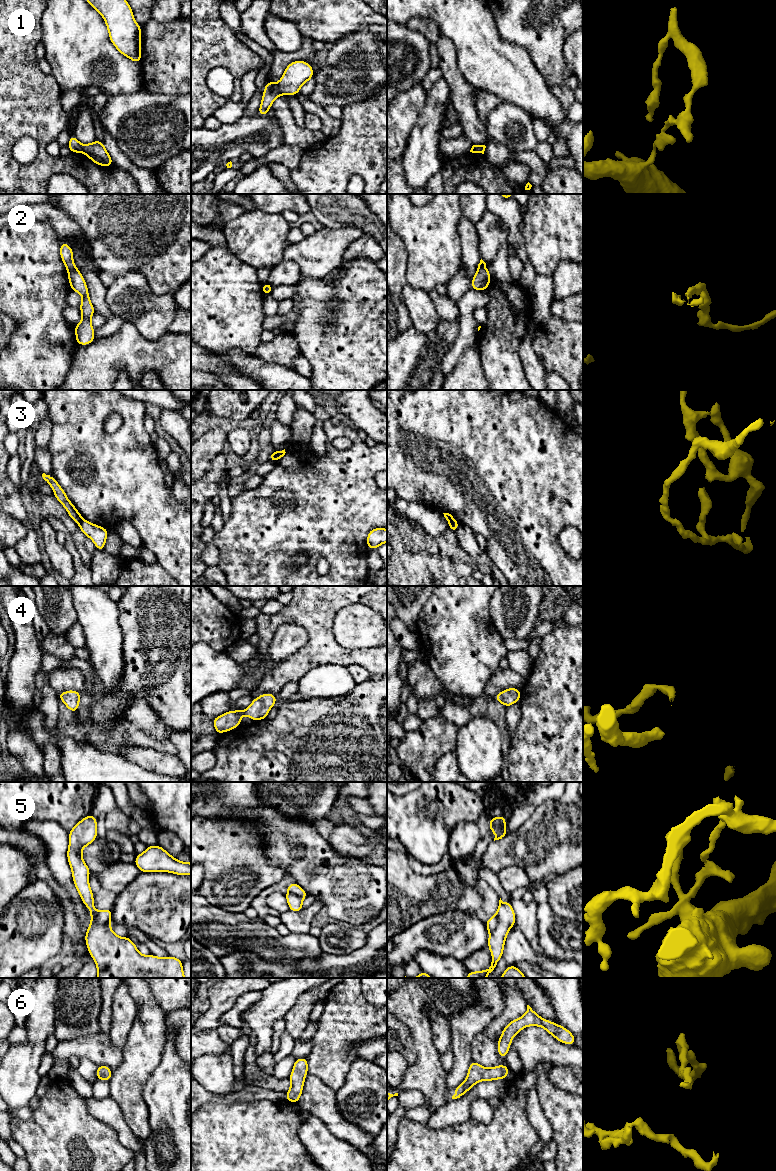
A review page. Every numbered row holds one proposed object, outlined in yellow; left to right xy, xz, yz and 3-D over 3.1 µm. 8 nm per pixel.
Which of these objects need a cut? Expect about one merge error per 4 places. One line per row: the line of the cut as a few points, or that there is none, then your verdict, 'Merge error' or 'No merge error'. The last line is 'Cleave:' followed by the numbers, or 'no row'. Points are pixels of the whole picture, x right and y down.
1: Split along xz (276, 84), (281, 94). Merge error
2: No split. No merge error
3: Split along xz (278, 451), (276, 460). Merge error
4: No split. No merge error
5: Split along xy (96, 912), (96, 923), (109, 923). Merge error
6: No split. No merge error
Cleave: 1, 3, 5

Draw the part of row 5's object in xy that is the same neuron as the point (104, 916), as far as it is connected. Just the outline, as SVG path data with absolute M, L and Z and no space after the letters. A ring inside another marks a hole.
M112 908L101 910L97 912L96 924L104 924L104 923L110 923L112 918Z

